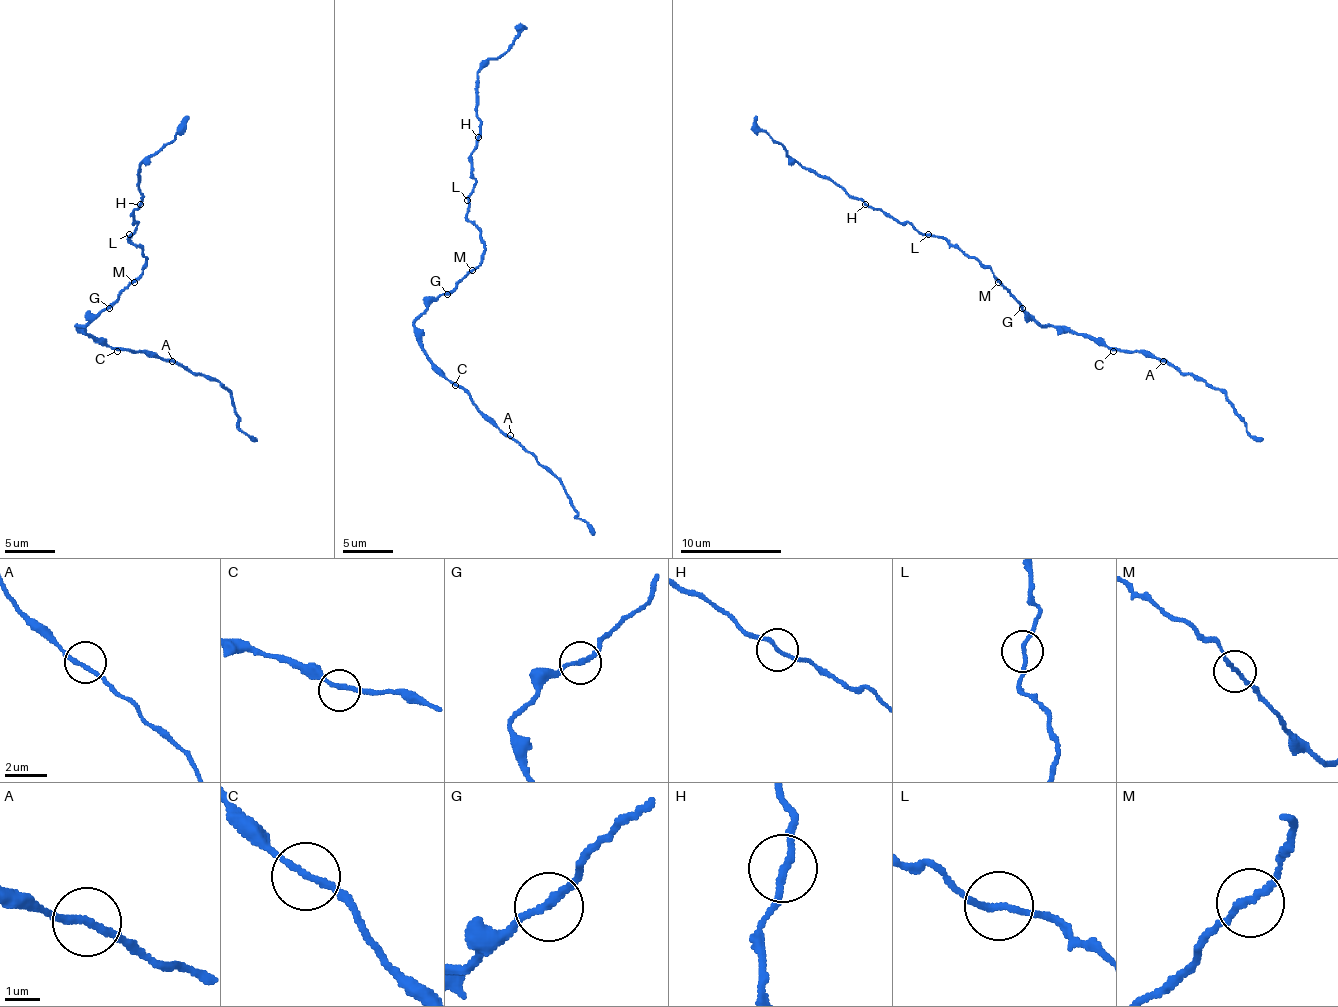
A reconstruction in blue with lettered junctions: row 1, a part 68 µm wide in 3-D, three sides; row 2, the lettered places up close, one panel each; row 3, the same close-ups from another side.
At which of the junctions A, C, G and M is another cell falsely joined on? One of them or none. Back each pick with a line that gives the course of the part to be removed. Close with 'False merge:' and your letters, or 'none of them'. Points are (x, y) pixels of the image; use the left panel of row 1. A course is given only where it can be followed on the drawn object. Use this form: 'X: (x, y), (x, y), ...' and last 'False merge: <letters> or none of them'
False merge: none of them

